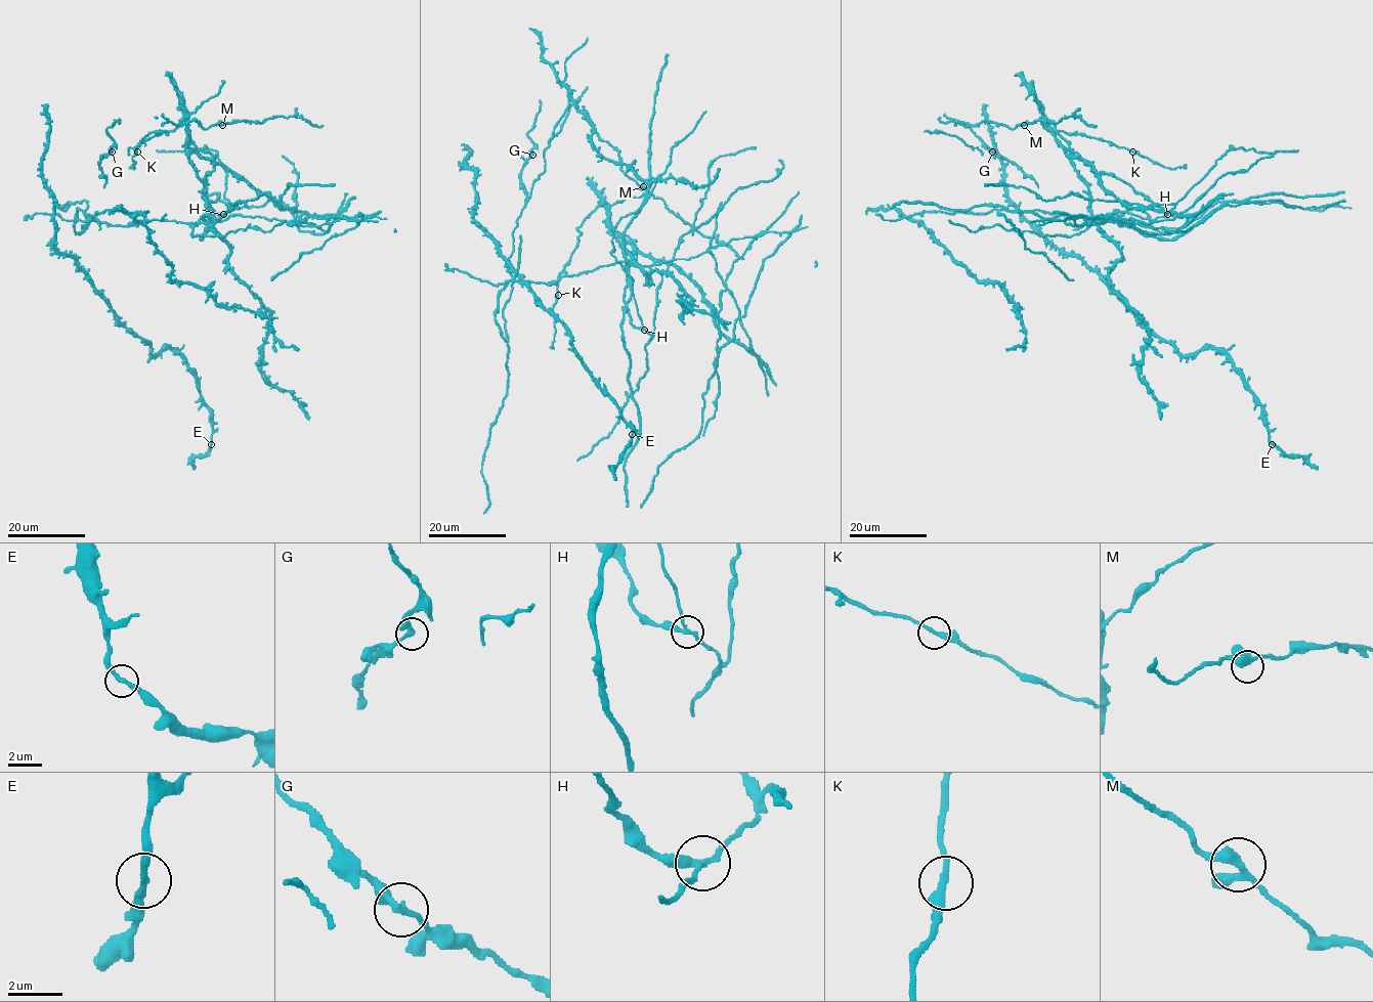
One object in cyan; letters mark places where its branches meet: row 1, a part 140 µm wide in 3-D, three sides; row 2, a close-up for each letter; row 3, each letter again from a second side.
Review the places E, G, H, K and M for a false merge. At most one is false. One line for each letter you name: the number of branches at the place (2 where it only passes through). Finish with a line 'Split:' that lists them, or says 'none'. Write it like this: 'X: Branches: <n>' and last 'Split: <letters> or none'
H: Branches: 3
Split: H

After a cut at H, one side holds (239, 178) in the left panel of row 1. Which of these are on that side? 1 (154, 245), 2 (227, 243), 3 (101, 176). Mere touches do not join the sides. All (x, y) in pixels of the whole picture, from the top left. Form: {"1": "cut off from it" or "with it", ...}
{"1": "with it", "2": "with it", "3": "with it"}

